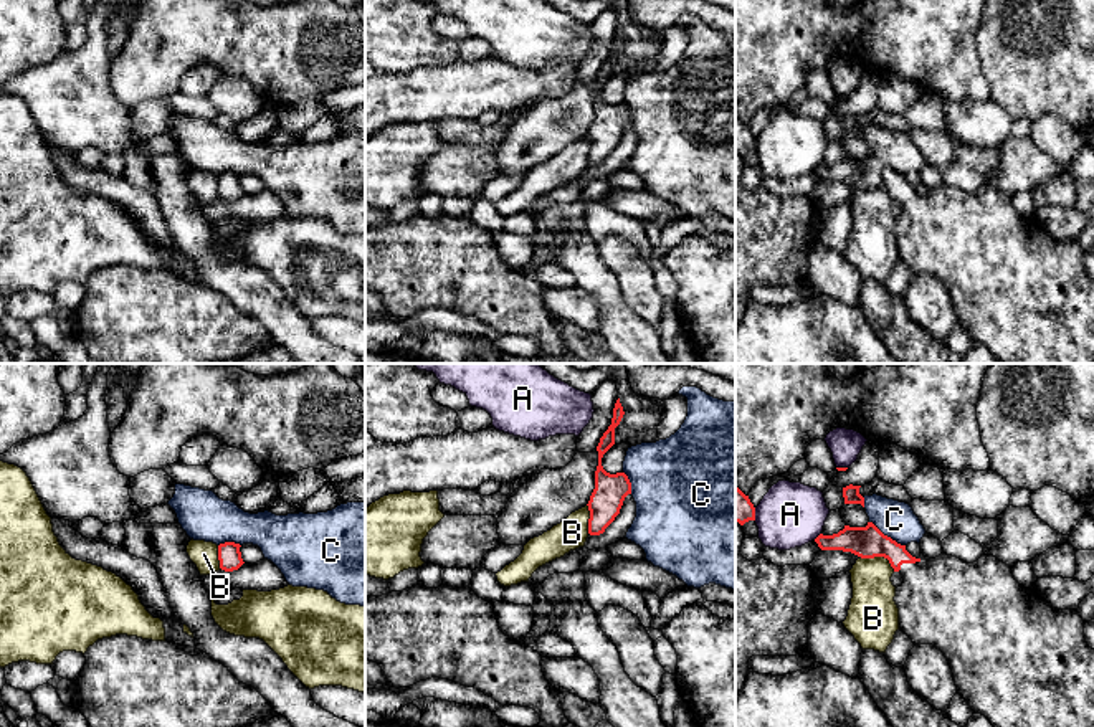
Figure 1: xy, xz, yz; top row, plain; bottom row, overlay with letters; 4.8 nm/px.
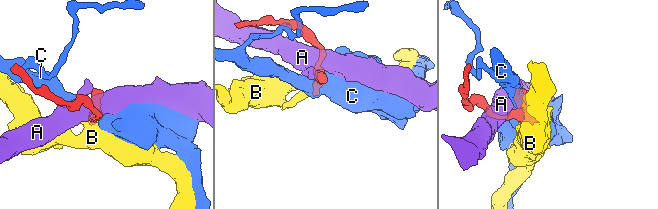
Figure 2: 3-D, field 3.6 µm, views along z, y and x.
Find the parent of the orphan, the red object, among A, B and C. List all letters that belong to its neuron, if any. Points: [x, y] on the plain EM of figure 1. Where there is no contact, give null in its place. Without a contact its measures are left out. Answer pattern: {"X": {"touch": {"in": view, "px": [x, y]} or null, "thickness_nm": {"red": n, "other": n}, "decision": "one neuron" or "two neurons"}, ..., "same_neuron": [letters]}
{"A": {"touch": {"in": "yz", "px": [818, 166]}, "thickness_nm": {"red": 160, "other": 320}, "decision": "two neurons"}, "B": {"touch": {"in": "yz", "px": [879, 185]}, "thickness_nm": {"red": 160, "other": 220}, "decision": "two neurons"}, "C": {"touch": {"in": "yz", "px": [886, 166]}, "thickness_nm": {"red": 160, "other": 180}, "decision": "two neurons"}, "same_neuron": []}

